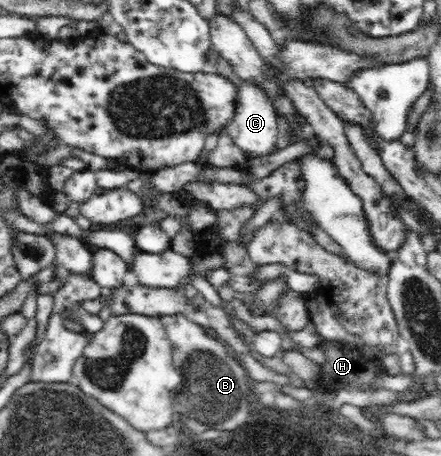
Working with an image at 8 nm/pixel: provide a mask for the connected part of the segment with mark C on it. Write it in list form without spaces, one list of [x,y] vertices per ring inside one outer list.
[[[242,81],[238,83],[236,101],[237,110],[232,121],[224,127],[224,133],[228,134],[243,151],[256,153],[258,157],[272,155],[277,143],[278,117],[270,97],[267,97],[265,91],[259,89],[258,85]]]

